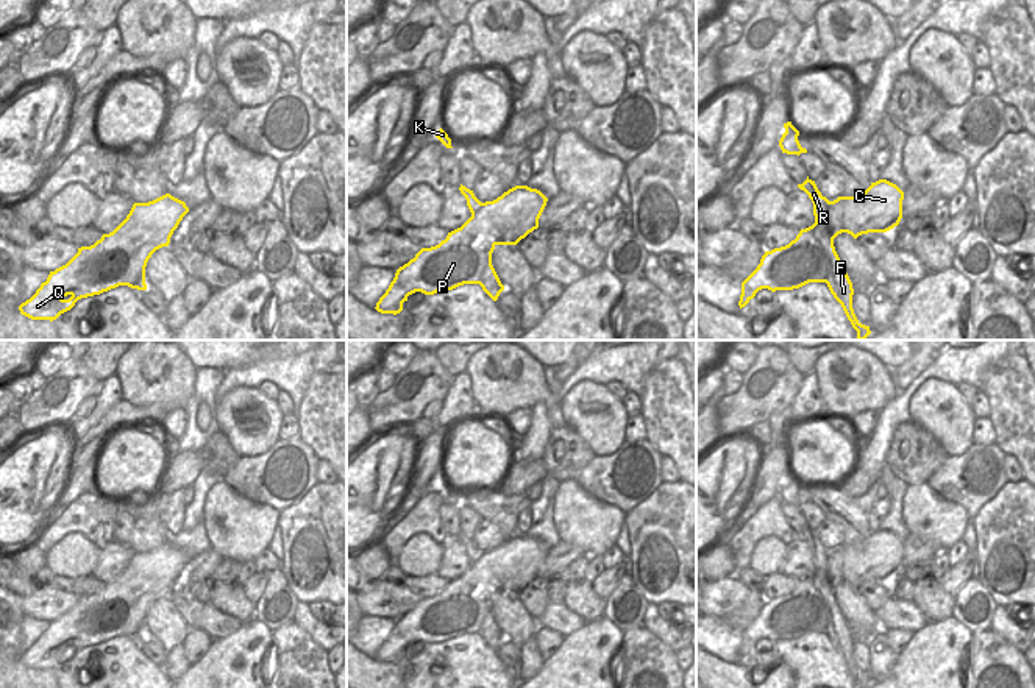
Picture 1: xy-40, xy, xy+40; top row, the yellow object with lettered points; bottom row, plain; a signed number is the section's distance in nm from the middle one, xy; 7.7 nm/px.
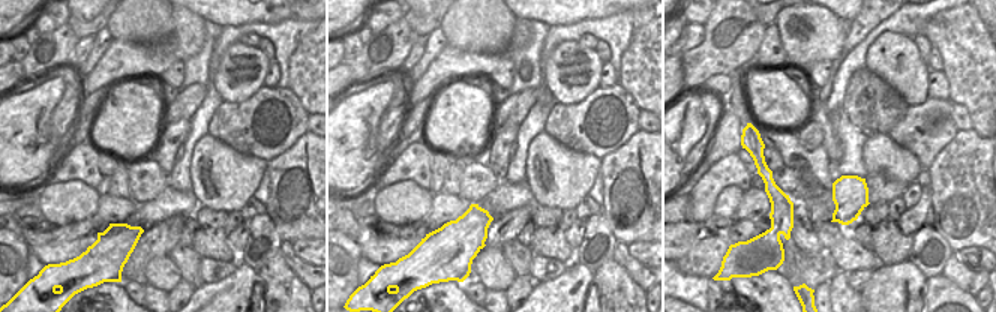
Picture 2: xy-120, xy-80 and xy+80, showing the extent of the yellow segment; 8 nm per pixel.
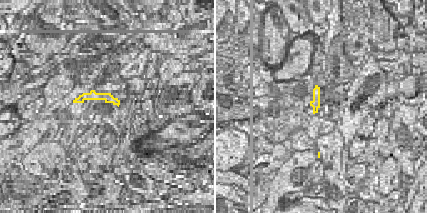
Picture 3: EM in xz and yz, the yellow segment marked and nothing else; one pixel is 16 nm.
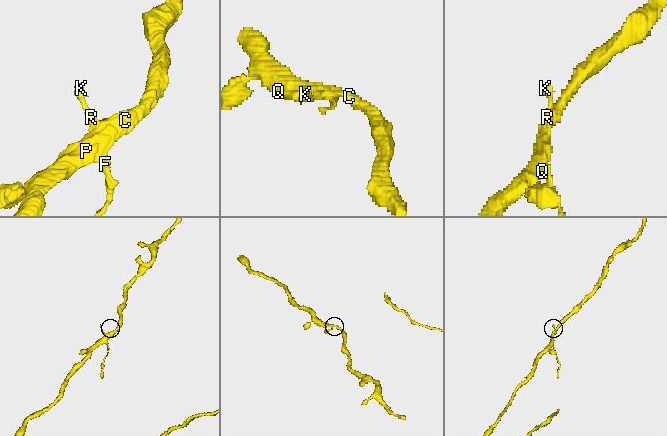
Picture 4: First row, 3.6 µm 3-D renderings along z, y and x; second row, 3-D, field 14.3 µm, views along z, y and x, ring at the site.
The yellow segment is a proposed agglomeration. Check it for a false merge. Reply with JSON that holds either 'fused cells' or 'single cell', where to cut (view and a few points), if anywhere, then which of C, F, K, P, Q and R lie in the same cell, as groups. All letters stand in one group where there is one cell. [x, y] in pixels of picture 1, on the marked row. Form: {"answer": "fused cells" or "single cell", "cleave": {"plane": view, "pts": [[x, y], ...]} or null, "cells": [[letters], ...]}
{"answer": "single cell", "cleave": null, "cells": [["C", "F", "K", "P", "Q", "R"]]}

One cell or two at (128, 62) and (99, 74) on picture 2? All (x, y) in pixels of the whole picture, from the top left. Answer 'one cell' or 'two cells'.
one cell

